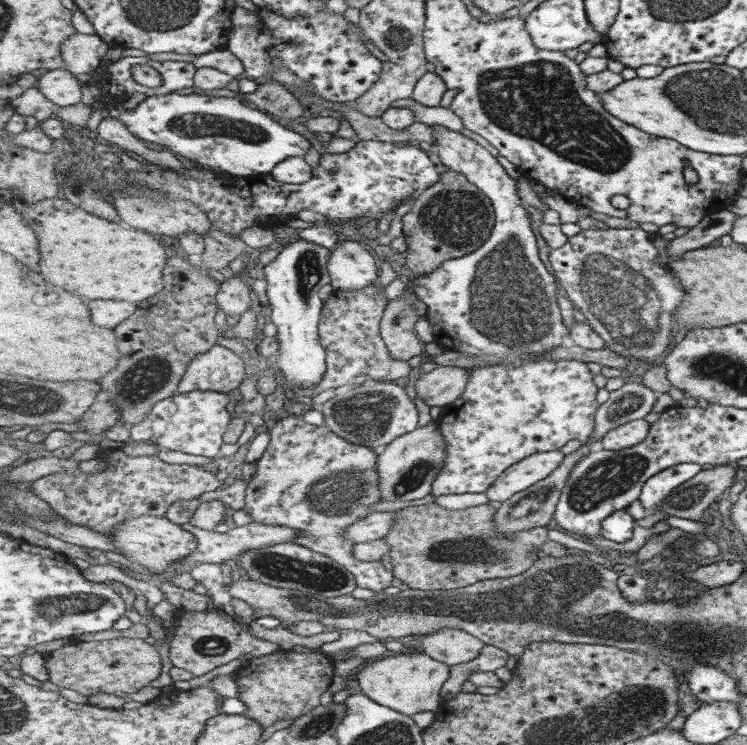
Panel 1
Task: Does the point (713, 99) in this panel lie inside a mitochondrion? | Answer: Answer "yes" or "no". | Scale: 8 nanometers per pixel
yes

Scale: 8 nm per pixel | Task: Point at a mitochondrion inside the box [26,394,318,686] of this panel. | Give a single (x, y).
(208, 646)

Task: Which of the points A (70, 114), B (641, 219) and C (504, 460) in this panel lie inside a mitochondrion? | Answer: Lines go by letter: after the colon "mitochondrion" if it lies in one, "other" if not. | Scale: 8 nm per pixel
A: other
B: other
C: other

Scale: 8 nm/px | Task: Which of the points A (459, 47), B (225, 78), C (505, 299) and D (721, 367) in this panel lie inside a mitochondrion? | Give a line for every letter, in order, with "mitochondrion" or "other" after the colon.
A: other
B: other
C: mitochondrion
D: mitochondrion

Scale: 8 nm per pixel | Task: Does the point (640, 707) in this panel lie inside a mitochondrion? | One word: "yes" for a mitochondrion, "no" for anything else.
yes

